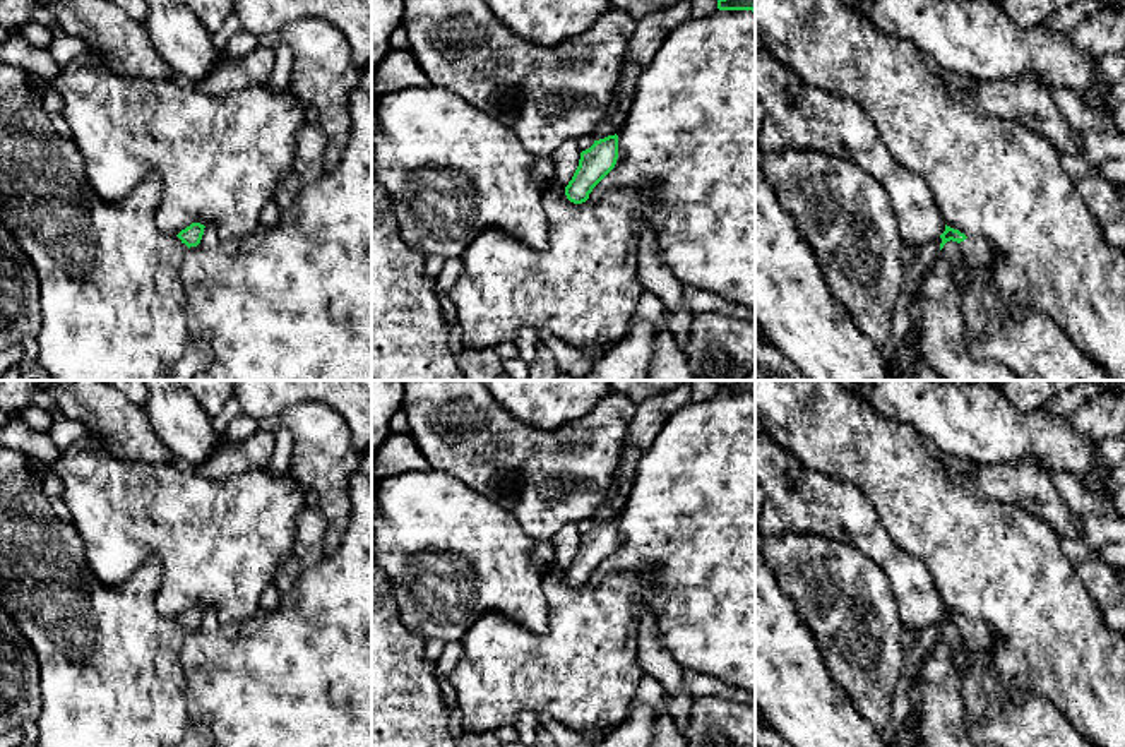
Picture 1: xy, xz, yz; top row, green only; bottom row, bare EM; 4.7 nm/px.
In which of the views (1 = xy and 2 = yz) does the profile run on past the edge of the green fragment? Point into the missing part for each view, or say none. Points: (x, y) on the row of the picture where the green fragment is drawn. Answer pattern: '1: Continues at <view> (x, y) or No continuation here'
1: Continues at xy (113, 307)
2: Continues at yz (942, 345)

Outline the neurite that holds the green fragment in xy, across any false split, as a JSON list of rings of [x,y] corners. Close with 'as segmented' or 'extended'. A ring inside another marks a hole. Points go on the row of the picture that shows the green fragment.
[[[0,62],[0,204],[2,221],[17,240],[22,252],[31,259],[41,286],[41,329],[38,339],[38,363],[53,377],[53,380],[193,380],[205,372],[209,358],[192,348],[187,320],[187,295],[182,283],[182,266],[190,247],[197,247],[204,235],[204,224],[192,223],[176,236],[163,235],[156,223],[156,212],[161,204],[159,175],[151,170],[135,188],[122,200],[103,200],[86,176],[84,159],[72,137],[62,137],[50,115],[43,108],[43,96],[36,89],[36,81],[22,69]]]; extended

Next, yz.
[[[947,224],[940,238],[940,254],[918,283],[921,317],[918,320],[916,346],[923,363],[942,380],[1015,380],[1015,374],[1007,367],[991,360],[974,360],[969,355],[961,312],[962,286],[954,278],[954,269],[959,264],[966,269],[985,269],[991,272],[995,264],[995,248],[991,242],[983,236],[966,236]]]; extended

